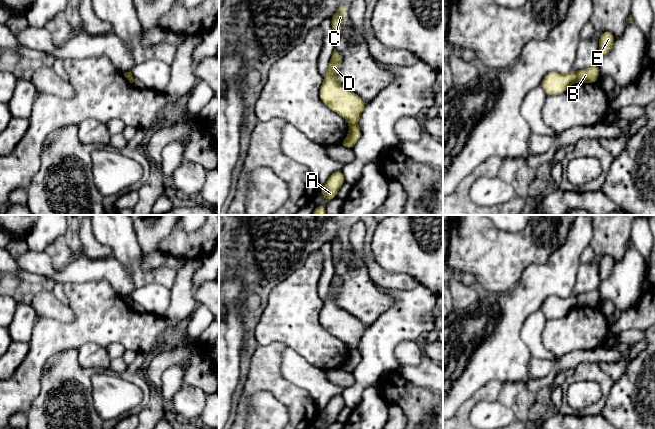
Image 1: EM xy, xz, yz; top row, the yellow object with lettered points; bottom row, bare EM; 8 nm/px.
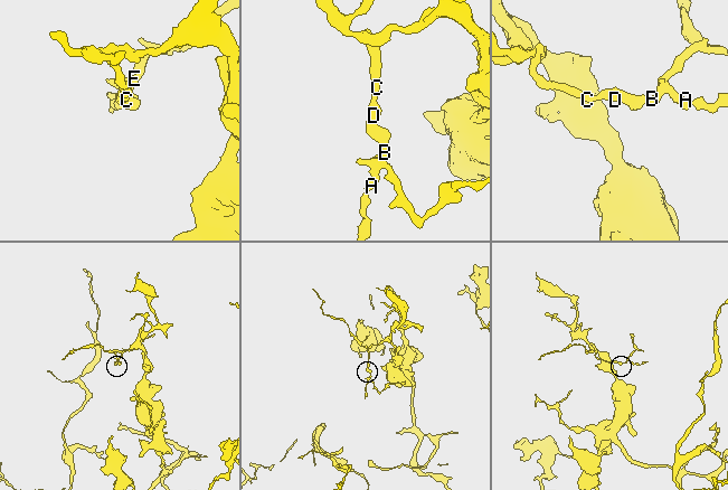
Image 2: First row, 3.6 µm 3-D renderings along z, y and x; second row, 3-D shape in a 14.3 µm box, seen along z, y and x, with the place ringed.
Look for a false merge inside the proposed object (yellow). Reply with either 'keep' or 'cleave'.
cleave

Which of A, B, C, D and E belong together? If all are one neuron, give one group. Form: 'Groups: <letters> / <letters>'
Groups: A B E / C D

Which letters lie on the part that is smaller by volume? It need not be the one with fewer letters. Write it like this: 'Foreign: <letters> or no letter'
Foreign: A, B, E

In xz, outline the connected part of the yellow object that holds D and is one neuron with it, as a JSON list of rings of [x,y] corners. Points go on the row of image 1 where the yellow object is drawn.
[[[334,49],[319,94],[321,100],[332,111],[342,116],[349,125],[354,125],[357,124],[366,105],[353,91],[337,81],[336,74],[341,64],[342,57]]]

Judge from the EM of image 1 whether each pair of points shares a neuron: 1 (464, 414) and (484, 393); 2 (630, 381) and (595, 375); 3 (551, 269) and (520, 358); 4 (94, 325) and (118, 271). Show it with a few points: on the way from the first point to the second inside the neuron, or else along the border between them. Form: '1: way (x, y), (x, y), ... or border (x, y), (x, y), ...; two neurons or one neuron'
1: way (466, 408), (478, 396); one neuron
2: border (614, 381), (605, 403); two neurons
3: way (531, 291), (513, 309), (513, 336); one neuron
4: border (88, 280), (106, 281), (123, 298); two neurons

